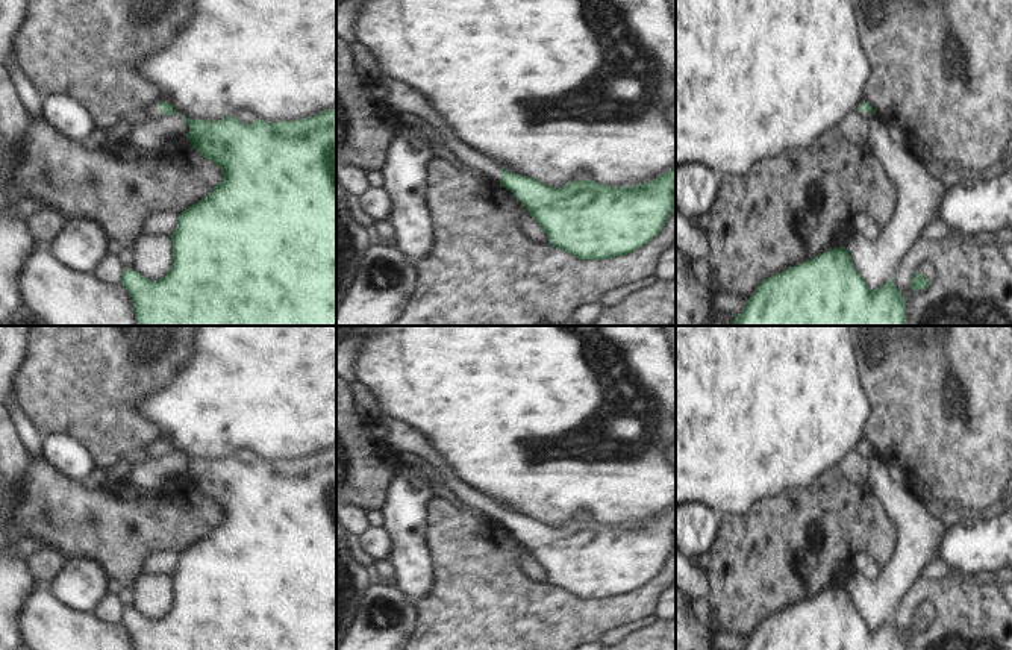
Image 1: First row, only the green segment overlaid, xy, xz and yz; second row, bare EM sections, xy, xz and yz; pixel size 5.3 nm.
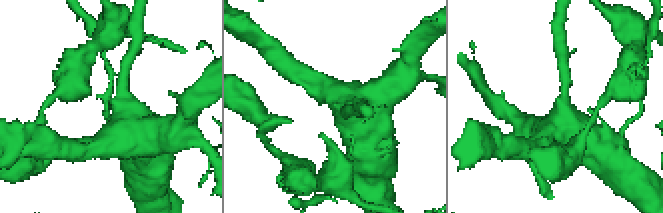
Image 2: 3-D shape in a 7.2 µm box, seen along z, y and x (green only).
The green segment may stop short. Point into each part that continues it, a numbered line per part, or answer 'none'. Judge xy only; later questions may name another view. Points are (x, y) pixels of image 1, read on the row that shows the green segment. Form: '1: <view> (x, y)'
1: xy (152, 111)

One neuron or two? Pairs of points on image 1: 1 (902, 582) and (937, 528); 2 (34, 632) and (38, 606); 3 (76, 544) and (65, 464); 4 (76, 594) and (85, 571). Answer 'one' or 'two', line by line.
1: one
2: one
3: two
4: one

